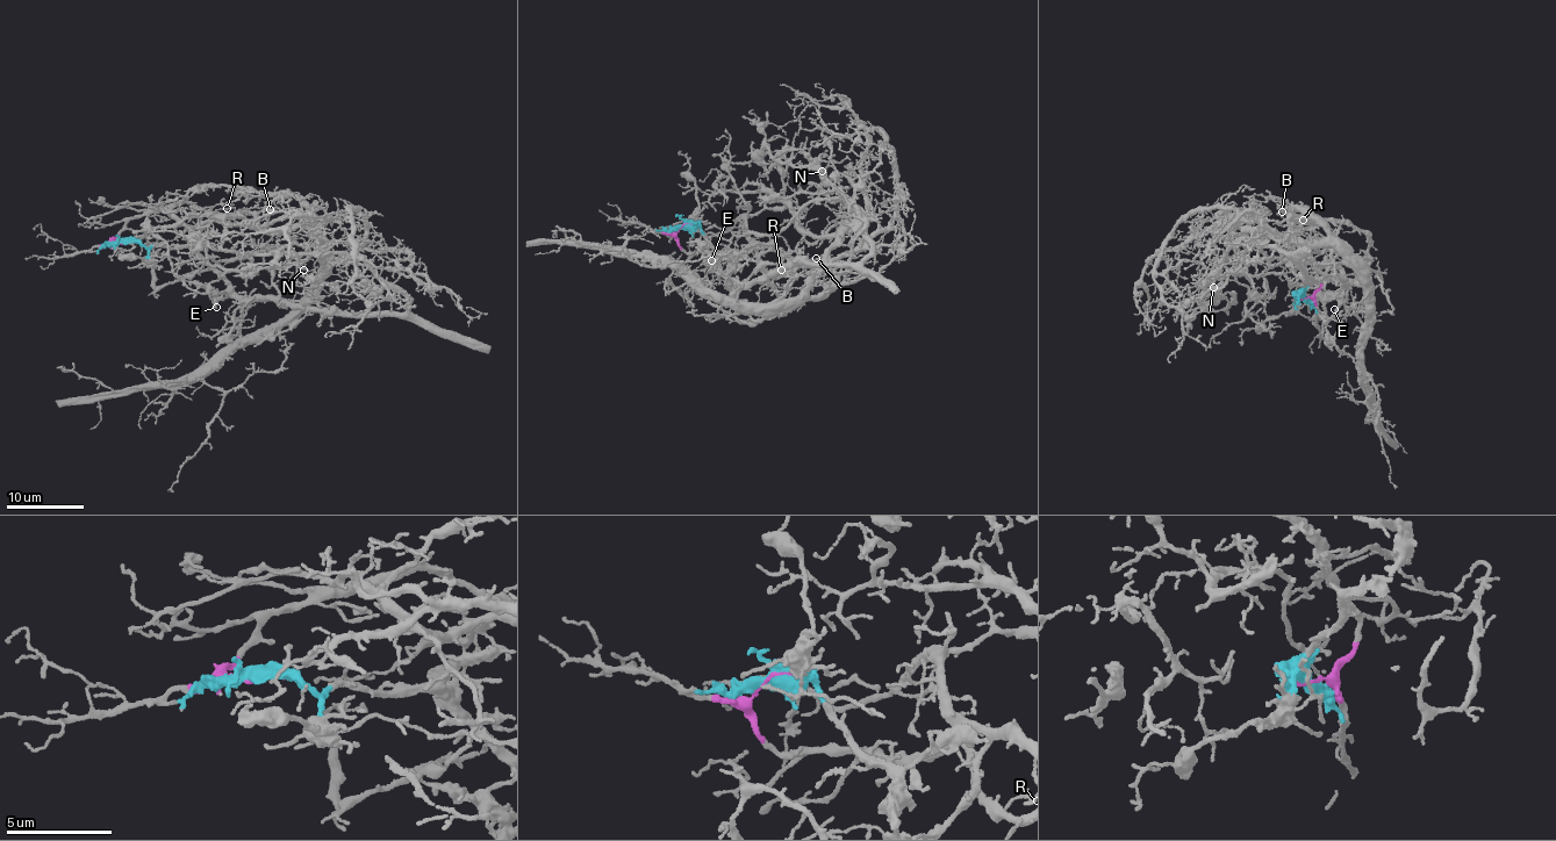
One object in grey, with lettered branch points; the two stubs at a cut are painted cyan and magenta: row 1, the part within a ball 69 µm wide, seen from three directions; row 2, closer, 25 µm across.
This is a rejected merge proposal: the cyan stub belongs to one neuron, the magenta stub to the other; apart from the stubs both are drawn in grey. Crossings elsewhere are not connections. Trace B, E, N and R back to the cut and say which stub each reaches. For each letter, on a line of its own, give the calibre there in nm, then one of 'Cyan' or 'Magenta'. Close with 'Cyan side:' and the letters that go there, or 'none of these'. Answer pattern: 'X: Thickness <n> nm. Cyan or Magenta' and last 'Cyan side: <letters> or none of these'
B: Thickness 80 nm. Magenta
E: Thickness 160 nm. Cyan
N: Thickness 140 nm. Cyan
R: Thickness 110 nm. Magenta
Cyan side: E, N

